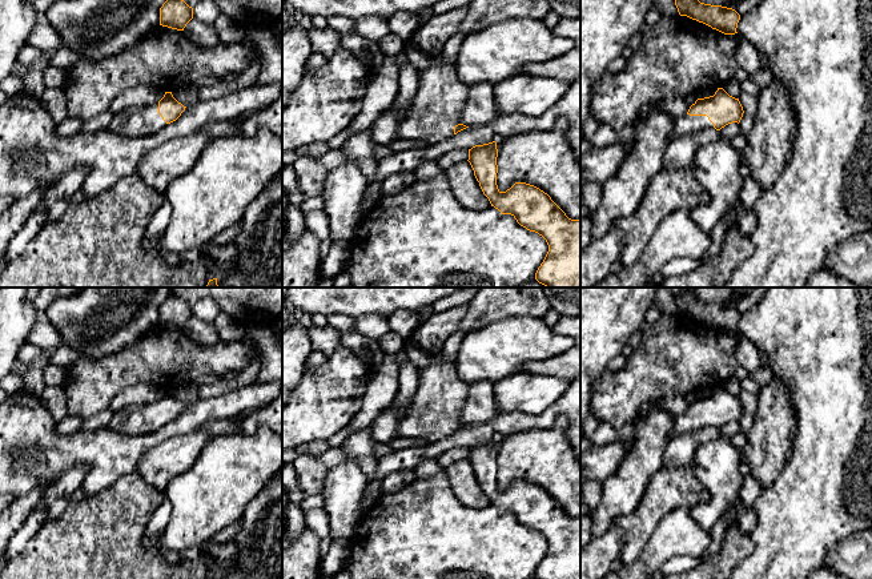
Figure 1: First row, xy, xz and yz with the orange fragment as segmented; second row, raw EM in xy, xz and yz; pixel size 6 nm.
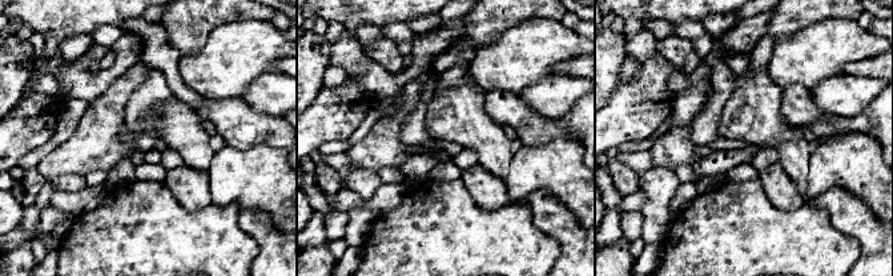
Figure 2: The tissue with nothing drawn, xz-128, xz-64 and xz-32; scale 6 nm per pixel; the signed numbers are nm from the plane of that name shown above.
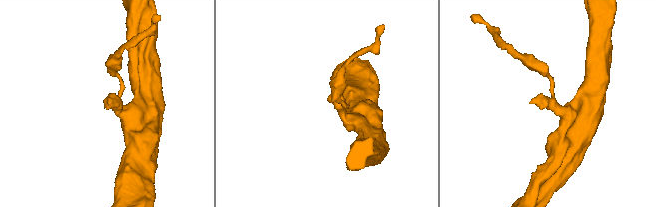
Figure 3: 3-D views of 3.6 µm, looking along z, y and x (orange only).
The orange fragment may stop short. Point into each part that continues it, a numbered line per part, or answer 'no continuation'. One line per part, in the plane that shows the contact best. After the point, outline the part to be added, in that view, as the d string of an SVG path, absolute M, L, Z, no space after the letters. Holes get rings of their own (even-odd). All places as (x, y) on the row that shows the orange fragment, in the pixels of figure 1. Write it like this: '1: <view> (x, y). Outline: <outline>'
1: yz (686, 124). Outline: M686 113L683 116L675 117L671 137L690 134L706 128L714 128L714 124L707 116L690 116Z

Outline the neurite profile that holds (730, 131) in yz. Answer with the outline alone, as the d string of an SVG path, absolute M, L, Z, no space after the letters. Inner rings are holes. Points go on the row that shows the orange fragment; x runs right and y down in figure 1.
M738 122L728 124L724 128L722 128L719 132L722 138L730 141L735 136L740 134L740 124Z

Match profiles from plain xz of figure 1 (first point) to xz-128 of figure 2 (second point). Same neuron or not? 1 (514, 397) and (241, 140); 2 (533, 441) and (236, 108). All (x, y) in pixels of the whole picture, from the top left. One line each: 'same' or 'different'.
1: different
2: different

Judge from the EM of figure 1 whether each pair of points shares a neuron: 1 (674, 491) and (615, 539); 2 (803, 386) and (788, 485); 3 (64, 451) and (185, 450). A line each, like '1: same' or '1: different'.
1: different
2: same
3: different

